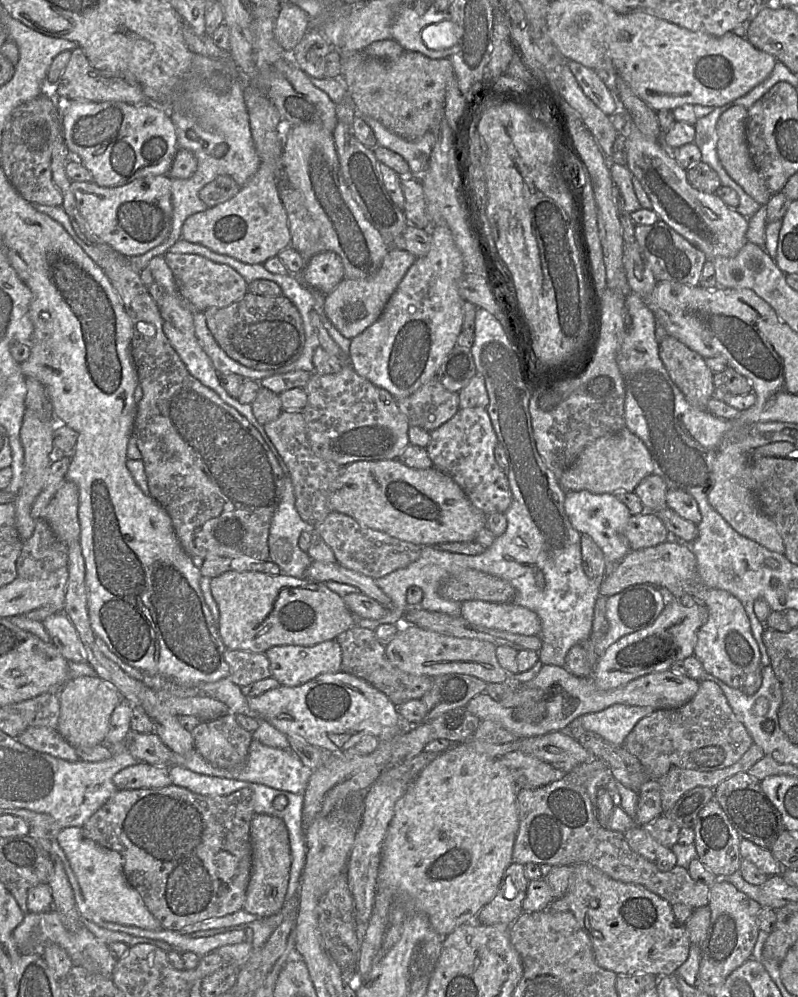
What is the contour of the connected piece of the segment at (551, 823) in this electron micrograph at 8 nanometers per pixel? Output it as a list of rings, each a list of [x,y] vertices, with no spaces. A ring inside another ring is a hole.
[[[591,759],[590,762],[572,768],[548,785],[518,791],[519,829],[512,861],[523,865],[590,864],[614,880],[644,886],[671,906],[684,904],[693,909],[707,906],[710,887],[692,879],[686,868],[676,865],[670,871],[660,871],[655,864],[631,849],[624,833],[612,831],[599,823],[595,806],[587,793],[587,785],[596,772],[605,768],[605,762]]]

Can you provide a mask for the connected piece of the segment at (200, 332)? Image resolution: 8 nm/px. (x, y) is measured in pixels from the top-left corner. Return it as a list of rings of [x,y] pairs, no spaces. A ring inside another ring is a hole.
[[[194,312],[193,322],[195,336],[219,374],[238,374],[245,380],[255,380],[259,382],[262,380],[261,378],[267,378],[272,374],[276,374],[276,370],[278,369],[252,369],[230,358],[211,334],[206,323],[205,315],[202,312]]]

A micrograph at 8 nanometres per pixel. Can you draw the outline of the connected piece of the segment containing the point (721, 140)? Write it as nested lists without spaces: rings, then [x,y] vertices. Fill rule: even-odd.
[[[733,105],[721,114],[716,125],[718,135],[717,154],[728,175],[760,205],[766,205],[773,194],[755,167],[750,155],[746,139],[747,117],[748,109],[741,105]]]

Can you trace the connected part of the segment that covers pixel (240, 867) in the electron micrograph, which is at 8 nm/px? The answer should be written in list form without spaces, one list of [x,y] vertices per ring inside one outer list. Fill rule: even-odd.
[[[169,785],[161,788],[117,790],[82,826],[84,835],[97,844],[118,852],[123,858],[125,876],[139,893],[151,914],[163,929],[180,931],[182,928],[207,919],[223,917],[243,909],[252,868],[251,821],[255,815],[255,794],[250,789],[241,789],[226,796],[205,796],[190,790]]]

